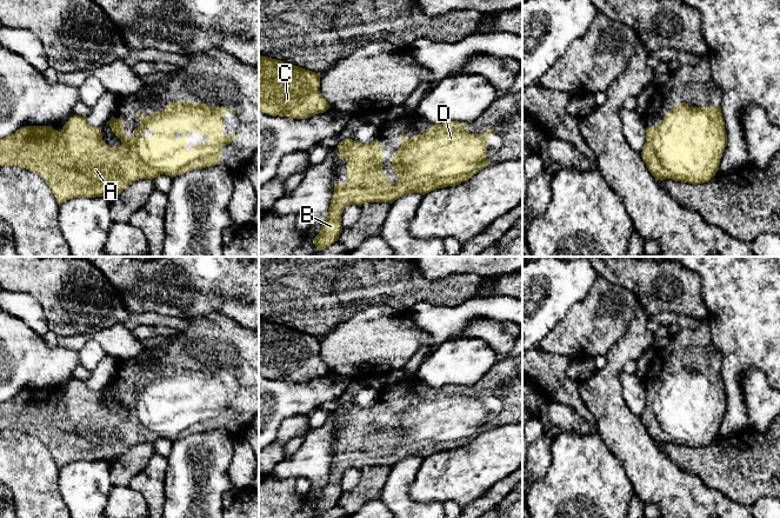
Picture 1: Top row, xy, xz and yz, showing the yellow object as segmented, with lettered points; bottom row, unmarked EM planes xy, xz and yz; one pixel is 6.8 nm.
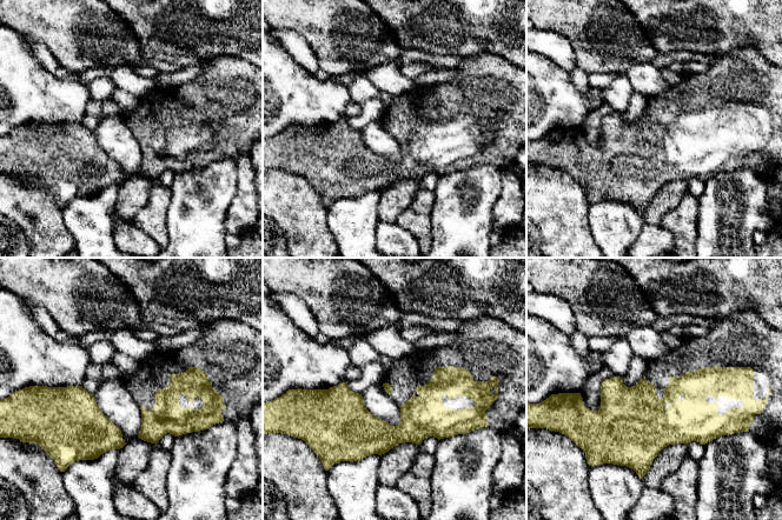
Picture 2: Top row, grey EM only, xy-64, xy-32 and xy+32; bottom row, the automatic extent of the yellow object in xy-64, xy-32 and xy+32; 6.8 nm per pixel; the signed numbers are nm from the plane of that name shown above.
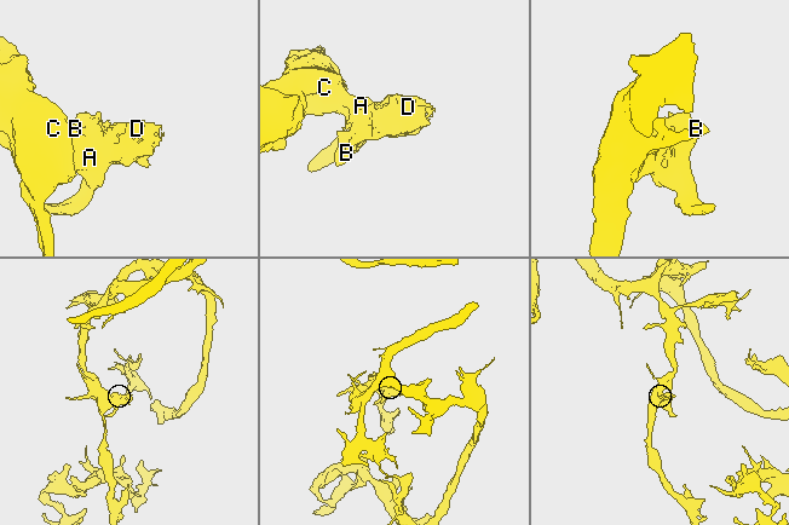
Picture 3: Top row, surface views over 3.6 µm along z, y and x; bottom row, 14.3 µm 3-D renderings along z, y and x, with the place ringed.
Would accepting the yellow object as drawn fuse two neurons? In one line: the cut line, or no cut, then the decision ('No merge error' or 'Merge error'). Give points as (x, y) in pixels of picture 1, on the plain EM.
No split. No merge error

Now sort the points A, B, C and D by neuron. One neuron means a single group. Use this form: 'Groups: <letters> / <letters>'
Groups: A B C D

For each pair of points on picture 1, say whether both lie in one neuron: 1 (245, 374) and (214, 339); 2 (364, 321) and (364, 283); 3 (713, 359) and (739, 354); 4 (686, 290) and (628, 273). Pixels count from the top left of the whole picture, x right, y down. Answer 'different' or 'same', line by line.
1: same
2: different
3: different
4: same

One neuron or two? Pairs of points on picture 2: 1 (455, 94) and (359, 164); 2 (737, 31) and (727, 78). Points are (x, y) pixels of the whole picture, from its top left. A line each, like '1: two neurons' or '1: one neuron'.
1: one neuron
2: two neurons

